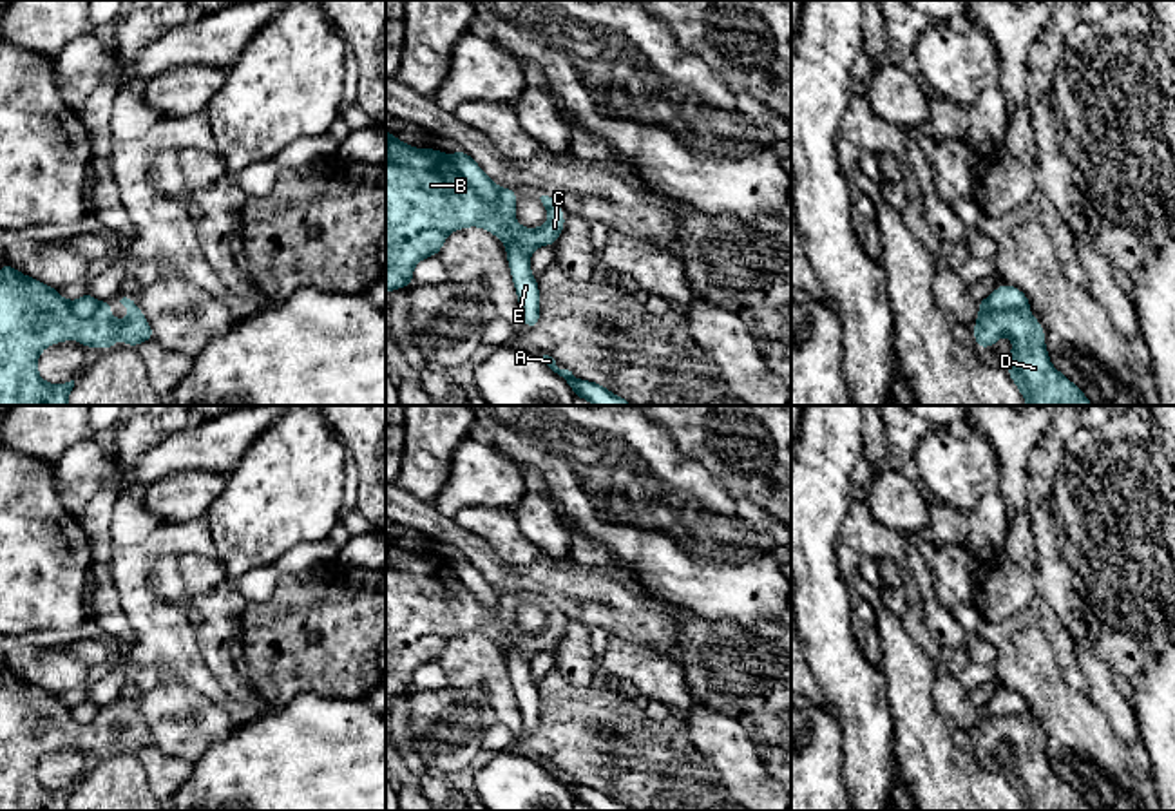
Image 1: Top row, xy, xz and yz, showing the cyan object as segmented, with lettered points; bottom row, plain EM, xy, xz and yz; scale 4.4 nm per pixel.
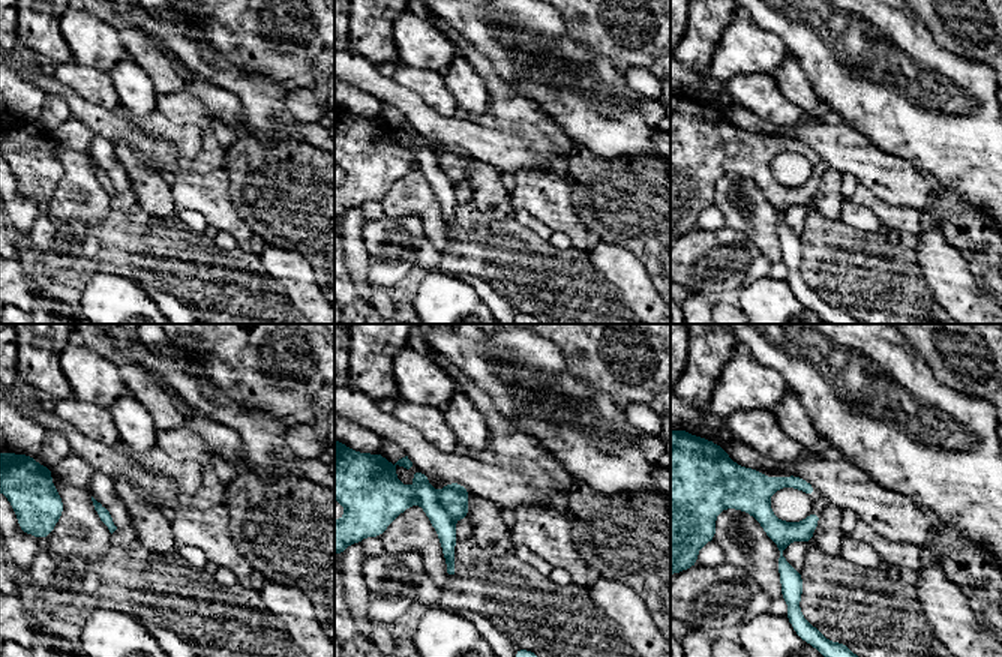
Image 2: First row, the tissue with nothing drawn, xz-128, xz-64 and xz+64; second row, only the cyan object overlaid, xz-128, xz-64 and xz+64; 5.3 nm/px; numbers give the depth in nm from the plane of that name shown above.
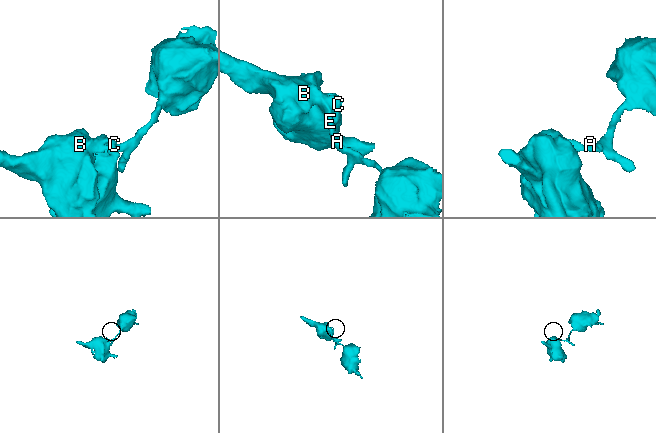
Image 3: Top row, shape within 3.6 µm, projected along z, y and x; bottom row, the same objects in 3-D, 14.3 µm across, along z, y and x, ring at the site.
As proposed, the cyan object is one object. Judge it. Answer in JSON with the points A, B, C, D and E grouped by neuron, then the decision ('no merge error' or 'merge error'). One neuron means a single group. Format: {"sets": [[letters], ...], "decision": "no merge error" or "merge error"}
{"sets": [["A", "E"], ["B", "C", "D"]], "decision": "merge error"}

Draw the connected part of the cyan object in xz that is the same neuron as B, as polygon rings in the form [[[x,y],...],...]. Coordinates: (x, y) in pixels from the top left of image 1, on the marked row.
[[[386,130],[386,293],[413,286],[413,268],[425,257],[438,255],[453,230],[480,226],[505,246],[520,244],[529,253],[556,244],[565,226],[565,214],[547,192],[536,197],[549,212],[540,228],[523,228],[514,219],[518,197],[514,188],[500,188],[498,203],[489,205],[467,185],[449,154],[436,148],[415,148]]]

